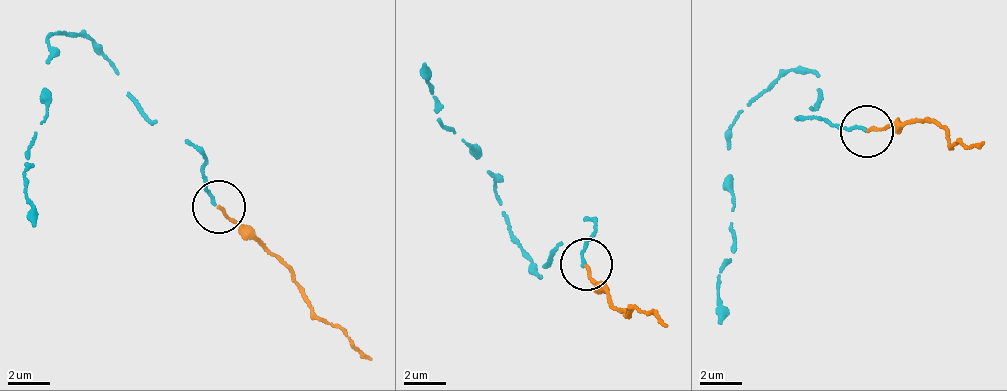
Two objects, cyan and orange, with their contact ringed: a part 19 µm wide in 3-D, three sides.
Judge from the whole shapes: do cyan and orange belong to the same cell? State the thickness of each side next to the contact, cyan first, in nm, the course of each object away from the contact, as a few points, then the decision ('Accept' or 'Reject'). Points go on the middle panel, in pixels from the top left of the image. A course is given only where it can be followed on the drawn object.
Thickness 140 nm (cyan) against 140 nm. Course of cyan: (585, 266), (593, 221), (585, 219), (540, 279), (488, 170), (470, 143), (434, 113), (435, 91), (423, 63). Course of orange: (585, 266), (611, 307), (631, 315), (630, 309), (666, 324). Accept

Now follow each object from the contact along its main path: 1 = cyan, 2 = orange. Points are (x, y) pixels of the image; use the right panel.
1: (868, 130), (795, 116), (819, 102), (821, 76), (790, 71), (750, 97), (727, 148), (720, 325)
2: (868, 130), (920, 119), (946, 129), (950, 143), (982, 144)

